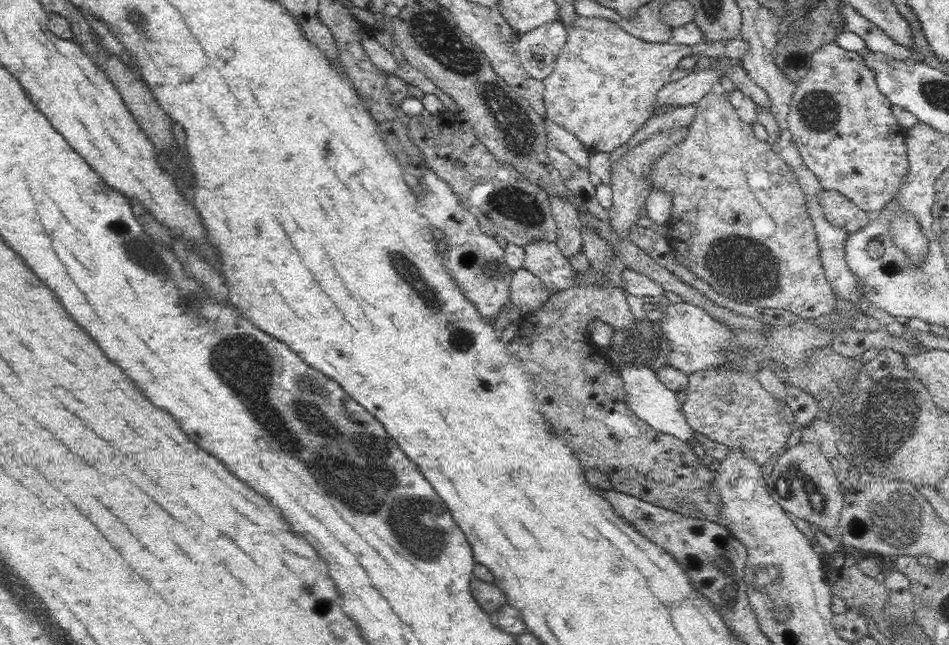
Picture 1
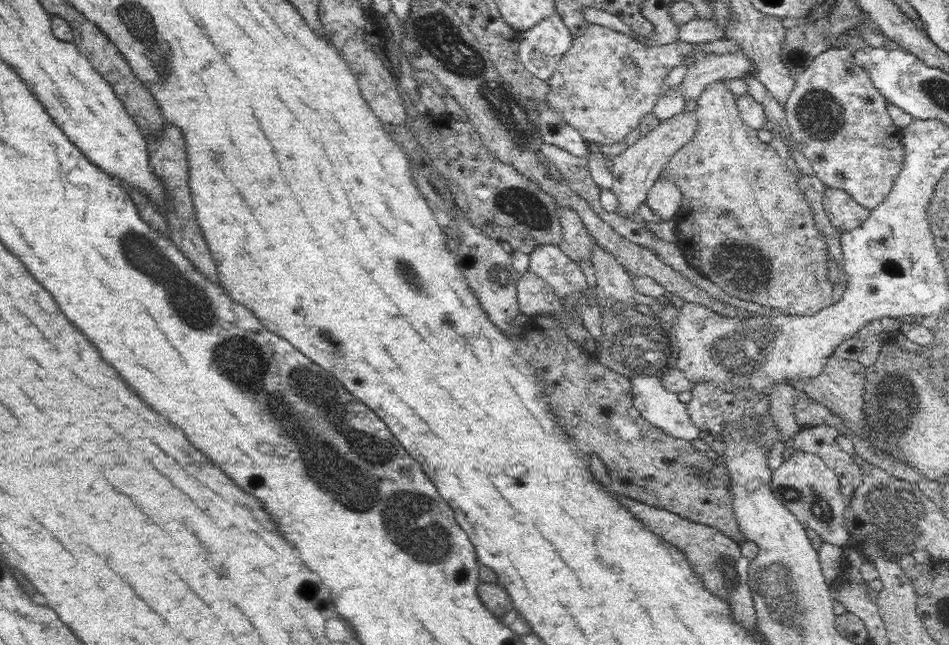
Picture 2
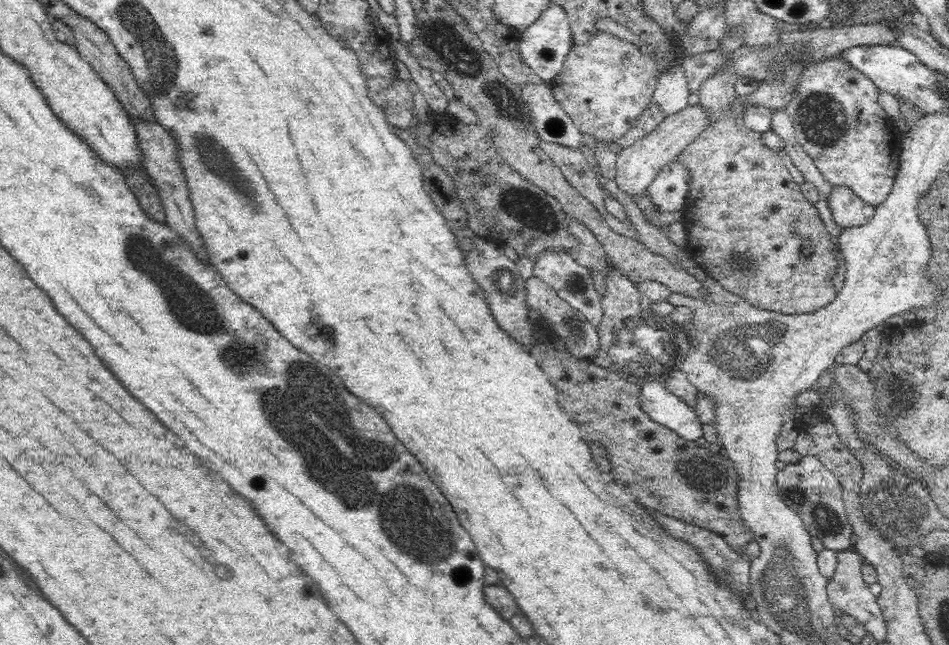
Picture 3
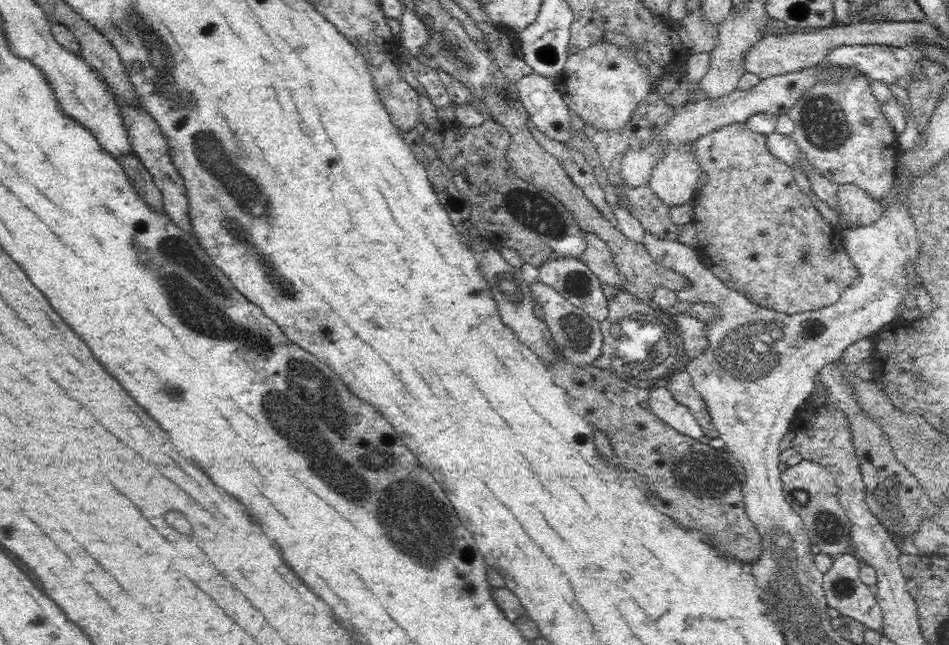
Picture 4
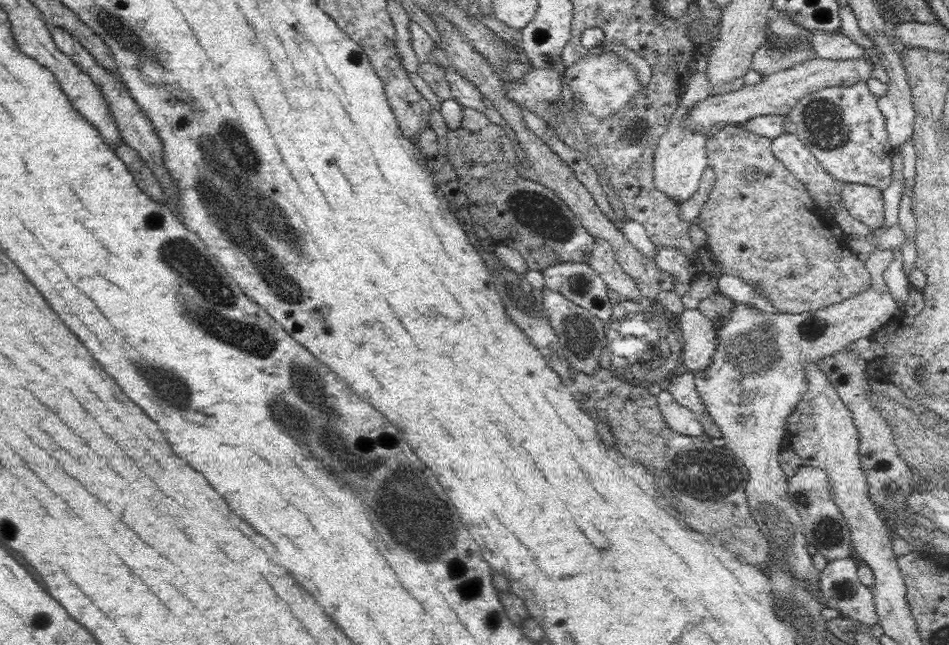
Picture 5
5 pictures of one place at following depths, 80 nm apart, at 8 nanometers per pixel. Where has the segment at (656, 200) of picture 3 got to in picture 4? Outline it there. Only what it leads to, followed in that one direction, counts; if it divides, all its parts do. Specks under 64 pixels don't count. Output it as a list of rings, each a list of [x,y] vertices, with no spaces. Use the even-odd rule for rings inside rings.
[[[695,140],[678,146],[670,144],[652,168],[650,188],[670,207],[686,204],[697,190],[701,170],[693,155],[694,145]]]

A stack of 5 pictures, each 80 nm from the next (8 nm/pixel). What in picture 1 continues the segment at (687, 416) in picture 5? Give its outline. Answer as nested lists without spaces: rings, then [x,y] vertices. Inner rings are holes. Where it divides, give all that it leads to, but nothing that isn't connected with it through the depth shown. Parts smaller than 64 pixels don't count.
[[[636,361],[632,366],[622,368],[622,381],[624,381],[624,391],[626,391],[626,402],[629,409],[636,416],[647,422],[658,433],[666,433],[680,440],[690,441],[694,438],[693,428],[688,424],[683,413],[682,403],[676,398],[676,391],[666,387],[655,374],[656,368],[645,367],[641,361]]]

